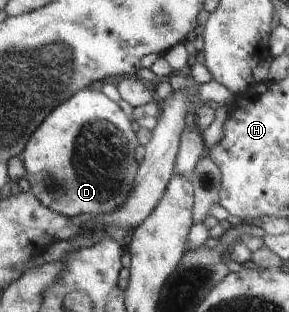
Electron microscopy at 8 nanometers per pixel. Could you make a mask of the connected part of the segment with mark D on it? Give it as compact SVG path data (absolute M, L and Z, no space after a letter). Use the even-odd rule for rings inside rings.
M86 87L59 104L52 118L46 118L27 142L20 159L25 166L24 178L30 183L31 193L44 206L69 219L80 214L98 216L115 212L134 192L134 176L139 170L134 158L136 146L136 132L132 130L132 124L120 106L102 91Z

